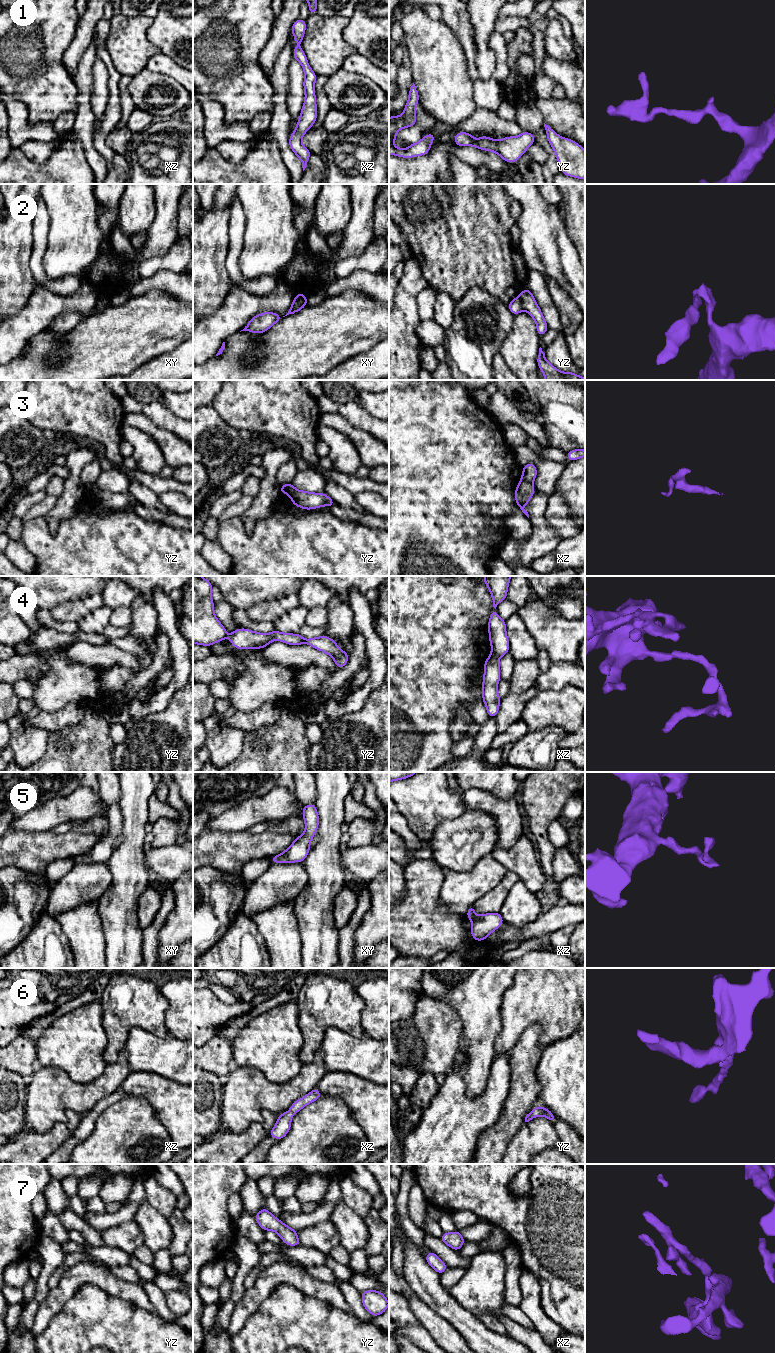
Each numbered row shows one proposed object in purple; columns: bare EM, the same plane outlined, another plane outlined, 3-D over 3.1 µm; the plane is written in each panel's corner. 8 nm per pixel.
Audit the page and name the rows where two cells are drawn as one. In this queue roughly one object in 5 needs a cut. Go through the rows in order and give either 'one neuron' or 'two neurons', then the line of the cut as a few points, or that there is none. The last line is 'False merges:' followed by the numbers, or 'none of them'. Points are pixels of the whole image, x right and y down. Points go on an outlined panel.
1: one neuron; no cut
2: two neurons; cut in yz along (518, 296), (523, 309)
3: one neuron; no cut
4: two neurons; cut in yz along (269, 633), (272, 640)
5: one neuron; no cut
6: one neuron; no cut
7: one neuron; no cut
False merges: 2, 4

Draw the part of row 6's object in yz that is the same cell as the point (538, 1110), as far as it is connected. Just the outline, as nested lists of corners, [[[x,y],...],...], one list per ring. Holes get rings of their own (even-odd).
[[[537,1105],[532,1111],[530,1111],[526,1115],[525,1122],[529,1122],[534,1117],[538,1117],[538,1116],[545,1116],[552,1123],[554,1123],[557,1120],[549,1109]]]

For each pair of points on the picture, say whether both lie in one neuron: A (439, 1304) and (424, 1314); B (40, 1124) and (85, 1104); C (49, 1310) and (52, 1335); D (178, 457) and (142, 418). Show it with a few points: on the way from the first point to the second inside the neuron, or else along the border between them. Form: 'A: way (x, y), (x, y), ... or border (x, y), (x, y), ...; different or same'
A: border (415, 1295), (450, 1324); different
B: way (51, 1113), (60, 1104), (74, 1104); same
C: border (65, 1302), (64, 1306), (35, 1338); different
D: way (170, 447), (151, 428); same

